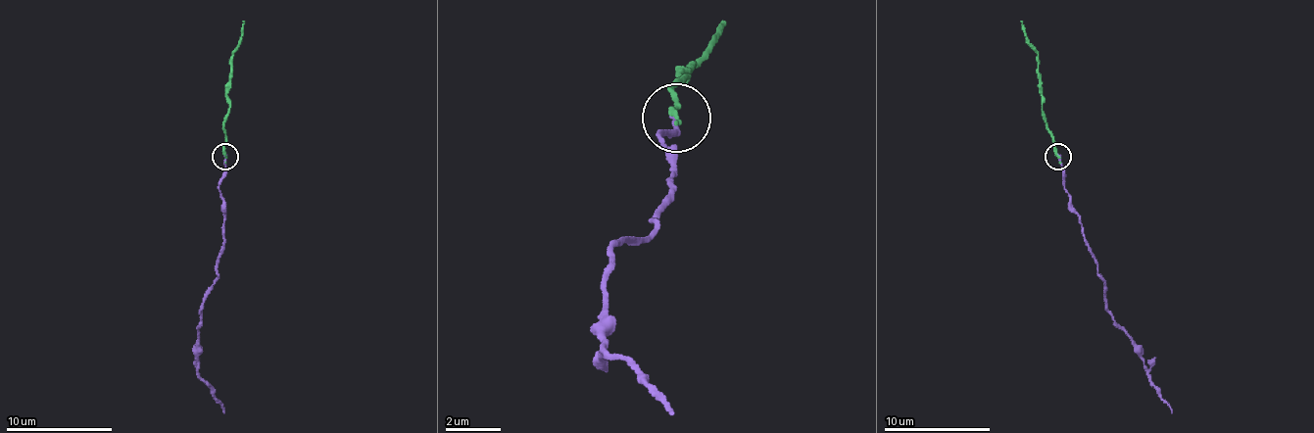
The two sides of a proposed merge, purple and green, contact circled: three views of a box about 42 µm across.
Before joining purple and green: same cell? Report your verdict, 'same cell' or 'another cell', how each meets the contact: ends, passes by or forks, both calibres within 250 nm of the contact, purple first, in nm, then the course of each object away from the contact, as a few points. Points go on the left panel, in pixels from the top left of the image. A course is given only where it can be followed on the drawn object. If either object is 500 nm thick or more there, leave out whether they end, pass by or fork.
same cell; purple ends; green ends; calibres 200 and 200 nm; course purple (226, 156), (226, 176), (218, 190), (223, 198), (223, 251), (197, 330), (200, 378), (223, 412); course green (226, 156), (223, 119), (228, 111), (226, 84), (231, 52), (239, 41), (245, 21)

